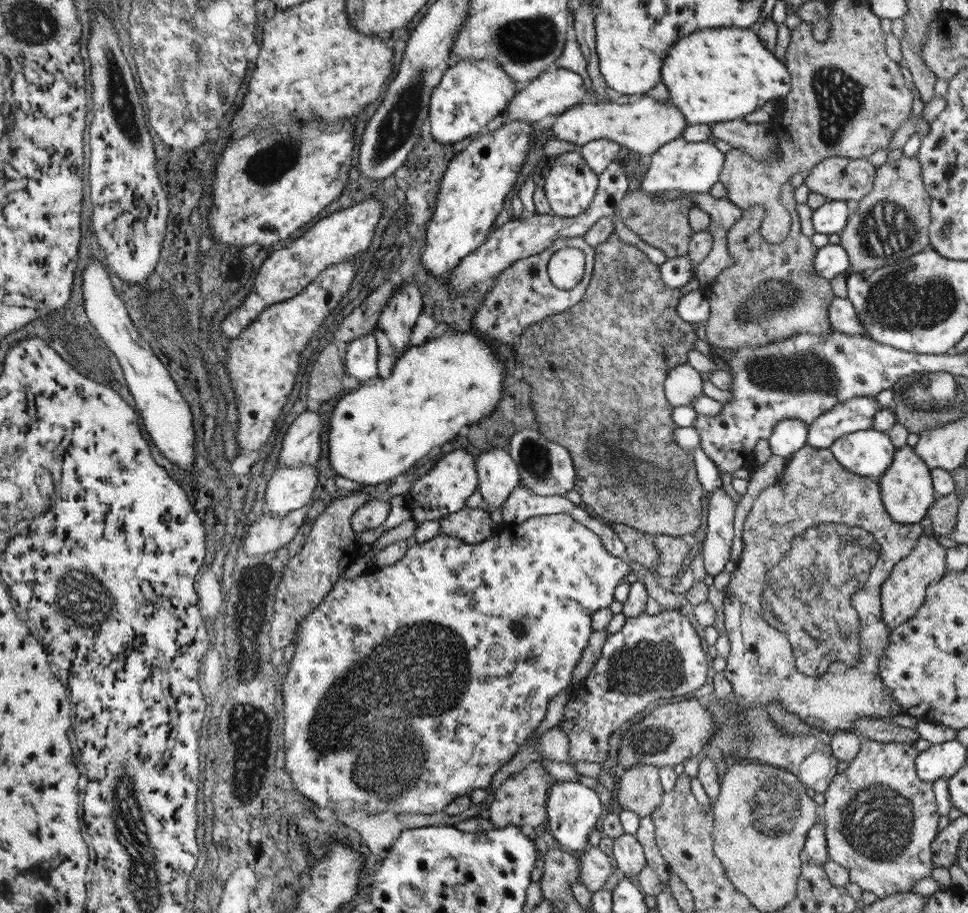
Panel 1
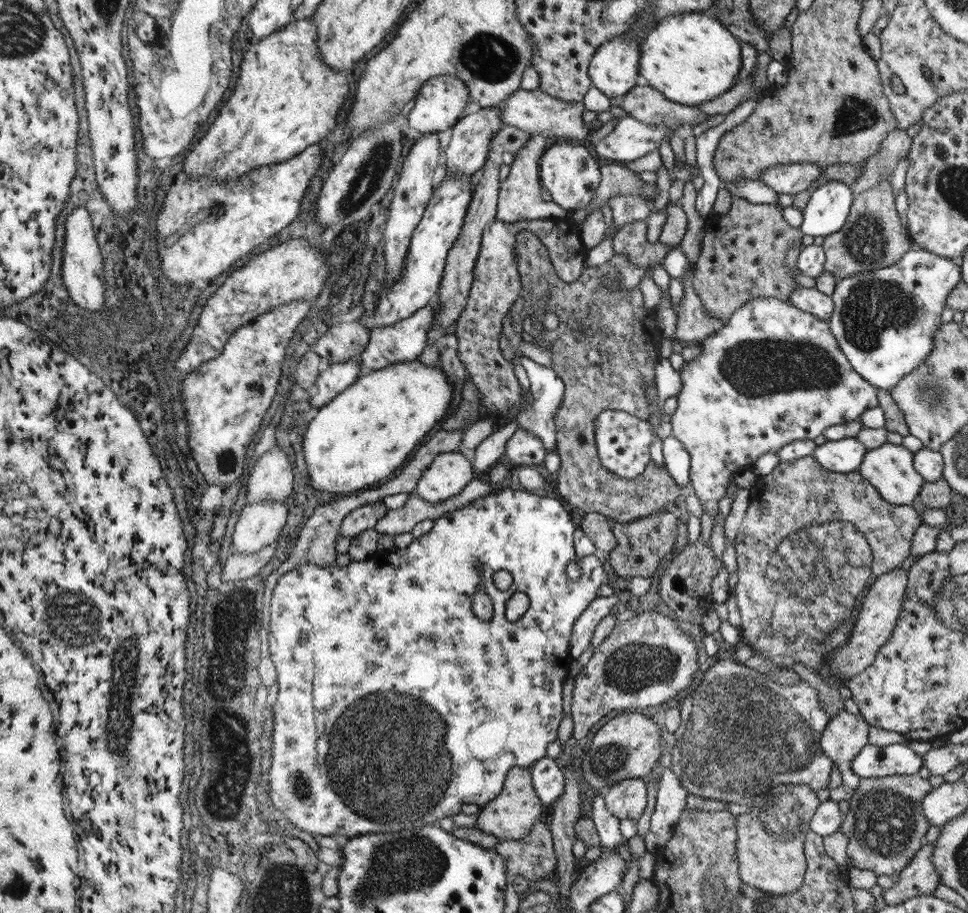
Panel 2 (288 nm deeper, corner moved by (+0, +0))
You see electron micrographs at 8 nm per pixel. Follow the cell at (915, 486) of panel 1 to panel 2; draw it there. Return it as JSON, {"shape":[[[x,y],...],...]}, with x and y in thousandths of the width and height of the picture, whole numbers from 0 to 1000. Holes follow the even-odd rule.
{"shape":[[[912,486],[912,488],[896,495],[896,502],[892,504],[892,510],[885,517],[896,528],[900,528],[900,532],[904,532],[908,537],[912,548],[916,548],[925,554],[941,554],[949,545],[949,537],[956,530],[956,526],[949,521],[949,517],[943,515],[943,502],[945,502],[945,497],[941,497],[933,488]]]}

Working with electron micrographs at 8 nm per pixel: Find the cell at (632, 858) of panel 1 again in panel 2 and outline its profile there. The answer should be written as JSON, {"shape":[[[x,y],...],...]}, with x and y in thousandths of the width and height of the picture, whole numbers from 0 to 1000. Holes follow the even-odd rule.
{"shape":[[[617,867],[617,874],[613,876],[611,885],[611,898],[615,900],[615,907],[621,918],[621,929],[625,931],[639,931],[639,927],[646,924],[646,918],[639,909],[639,896],[635,896],[623,878],[623,867]]]}

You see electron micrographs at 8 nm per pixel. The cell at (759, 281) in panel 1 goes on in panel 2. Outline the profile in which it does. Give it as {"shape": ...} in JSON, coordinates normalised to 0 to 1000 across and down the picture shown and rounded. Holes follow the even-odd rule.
{"shape":[[[757,217],[753,232],[749,237],[745,234],[745,241],[741,239],[741,243],[735,248],[732,258],[735,261],[730,261],[730,265],[735,263],[737,272],[732,276],[728,276],[730,278],[728,280],[726,278],[726,265],[724,265],[722,283],[716,289],[714,311],[716,311],[716,318],[722,324],[724,333],[728,335],[730,344],[735,346],[735,350],[749,355],[774,329],[803,326],[803,329],[815,331],[817,322],[823,320],[825,311],[821,309],[819,298],[825,294],[823,294],[823,287],[813,291],[813,276],[817,276],[819,269],[825,269],[825,276],[827,276],[827,272],[830,272],[827,261],[832,256],[823,250],[817,250],[817,245],[813,245],[813,241],[809,237],[809,228],[805,223],[778,223],[772,217]]]}

